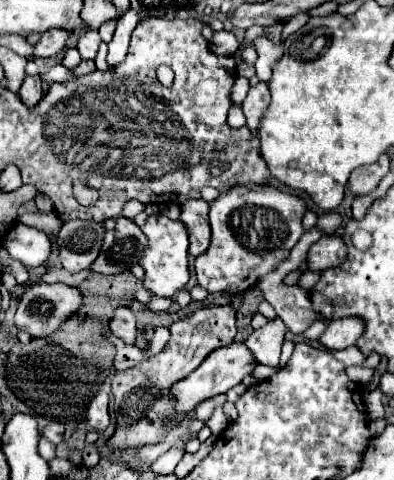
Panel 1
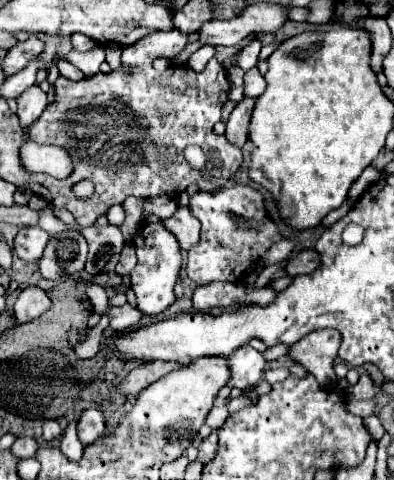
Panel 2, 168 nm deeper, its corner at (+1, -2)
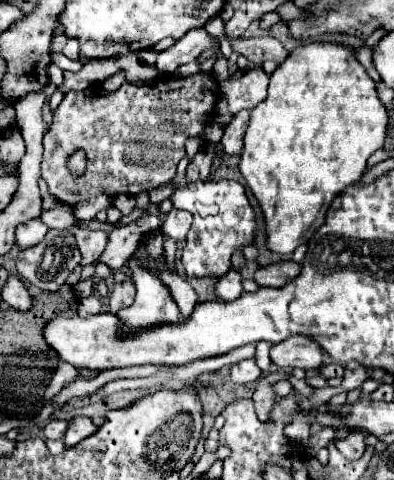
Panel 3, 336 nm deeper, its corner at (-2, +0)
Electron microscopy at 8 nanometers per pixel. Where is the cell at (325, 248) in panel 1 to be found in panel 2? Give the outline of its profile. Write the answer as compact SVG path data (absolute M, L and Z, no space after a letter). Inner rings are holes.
M304 250L288 264L286 272L290 276L300 276L300 274L314 272L316 268L320 268L320 254L316 250Z

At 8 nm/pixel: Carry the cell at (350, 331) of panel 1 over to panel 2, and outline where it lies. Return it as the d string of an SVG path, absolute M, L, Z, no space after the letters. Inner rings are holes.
M314 330L300 342L292 344L290 356L294 362L312 372L320 386L328 388L338 382L336 374L332 374L332 362L338 356L340 344L342 336L338 330Z

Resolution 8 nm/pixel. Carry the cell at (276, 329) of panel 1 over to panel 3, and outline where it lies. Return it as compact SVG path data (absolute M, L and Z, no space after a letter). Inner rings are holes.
M241 360L231 368L231 380L237 384L249 384L261 378L261 370L257 368L255 360Z

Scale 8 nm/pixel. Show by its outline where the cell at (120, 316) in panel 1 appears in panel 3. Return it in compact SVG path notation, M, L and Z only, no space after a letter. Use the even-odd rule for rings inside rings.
M127 274L121 284L115 284L115 286L113 286L113 292L111 292L111 296L109 296L111 312L115 314L119 308L131 306L131 304L133 304L133 298L135 298L135 286L133 286L131 276Z

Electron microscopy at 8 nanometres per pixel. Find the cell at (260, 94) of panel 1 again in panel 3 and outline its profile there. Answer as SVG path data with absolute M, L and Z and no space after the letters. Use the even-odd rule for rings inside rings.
M239 112L237 116L231 118L231 122L225 126L223 138L221 138L223 152L241 154L241 150L243 150L243 134L245 134L247 124L249 124L249 112Z

